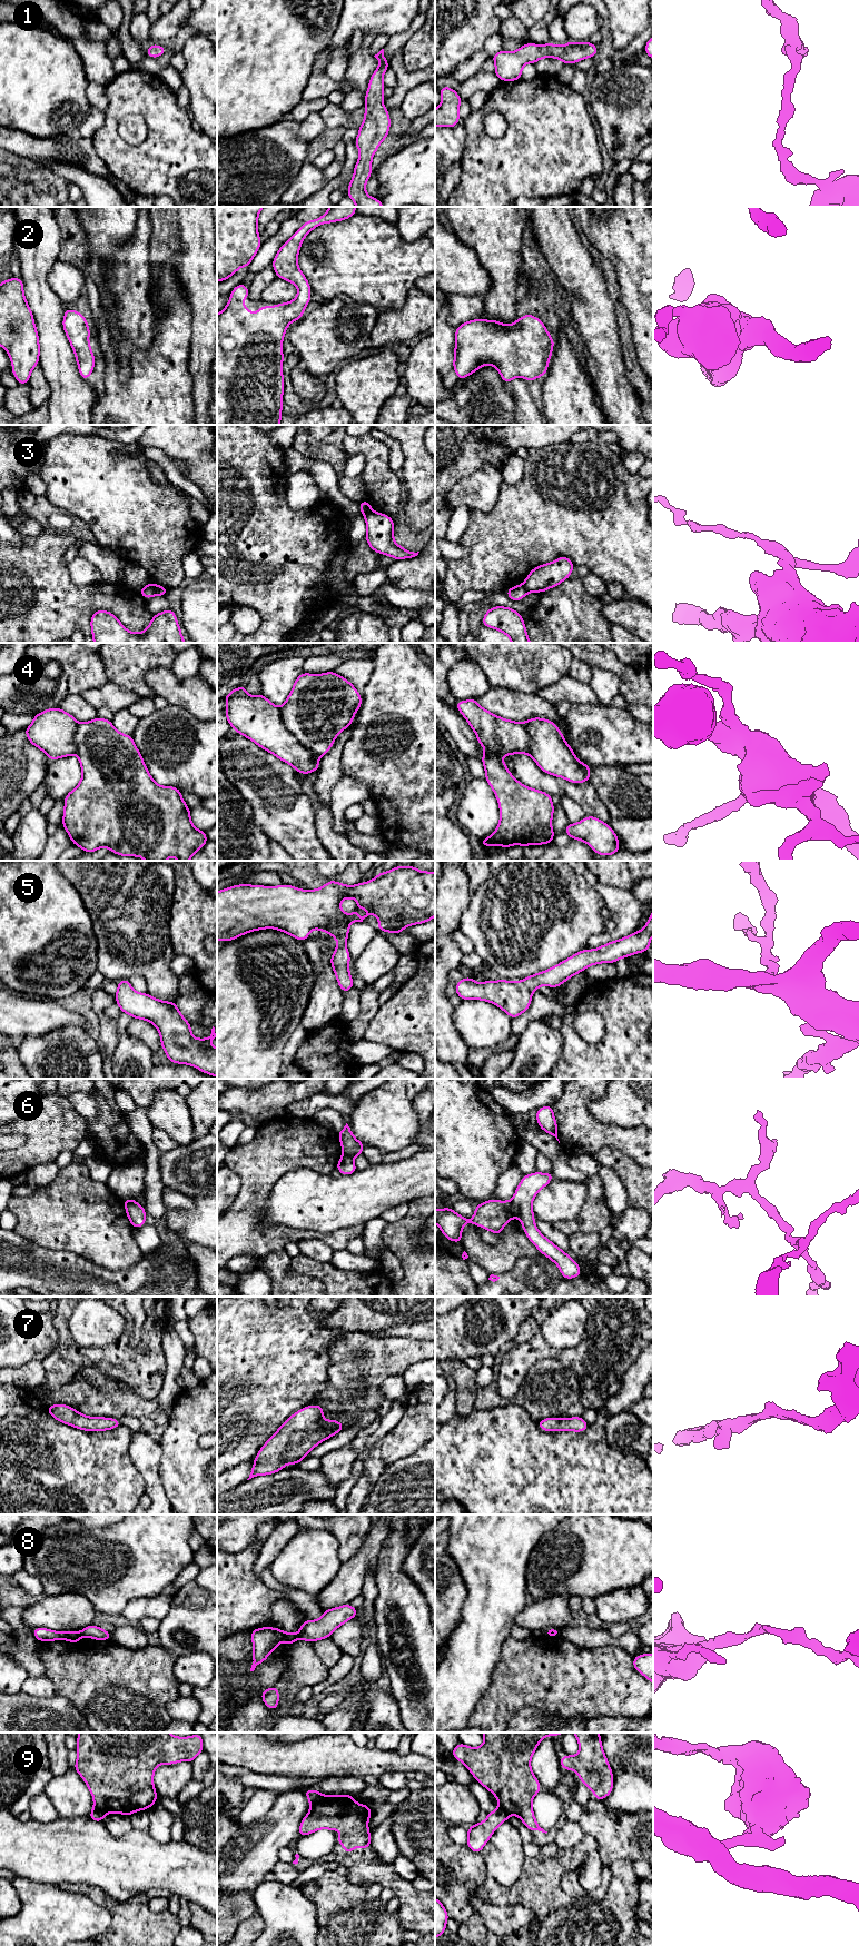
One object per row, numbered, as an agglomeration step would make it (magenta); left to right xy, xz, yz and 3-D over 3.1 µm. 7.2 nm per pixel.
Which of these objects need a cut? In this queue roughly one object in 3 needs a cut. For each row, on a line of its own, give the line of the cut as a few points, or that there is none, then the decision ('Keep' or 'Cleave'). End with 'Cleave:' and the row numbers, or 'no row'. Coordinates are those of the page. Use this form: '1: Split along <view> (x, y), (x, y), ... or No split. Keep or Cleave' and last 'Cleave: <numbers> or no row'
1: No split. Keep
2: No split. Keep
3: Split along xy (148, 584), (158, 594). Cleave
4: No split. Keep
5: No split. Keep
6: Split along yz (510, 1201), (519, 1215). Cleave
7: No split. Keep
8: Split along xy (79, 1631), (81, 1636). Cleave
9: Split along xz (323, 1795), (310, 1805). Cleave
Cleave: 3, 6, 8, 9

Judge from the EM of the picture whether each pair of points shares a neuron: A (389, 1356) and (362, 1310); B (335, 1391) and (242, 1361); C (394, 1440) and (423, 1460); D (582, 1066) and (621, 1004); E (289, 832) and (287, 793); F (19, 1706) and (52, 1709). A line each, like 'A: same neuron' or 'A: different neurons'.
A: different neurons
B: different neurons
C: different neurons
D: same neuron
E: same neuron
F: same neuron

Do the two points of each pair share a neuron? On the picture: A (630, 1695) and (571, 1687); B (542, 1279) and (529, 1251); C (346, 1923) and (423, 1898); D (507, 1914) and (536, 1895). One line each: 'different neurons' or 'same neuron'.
A: same neuron
B: different neurons
C: different neurons
D: different neurons

